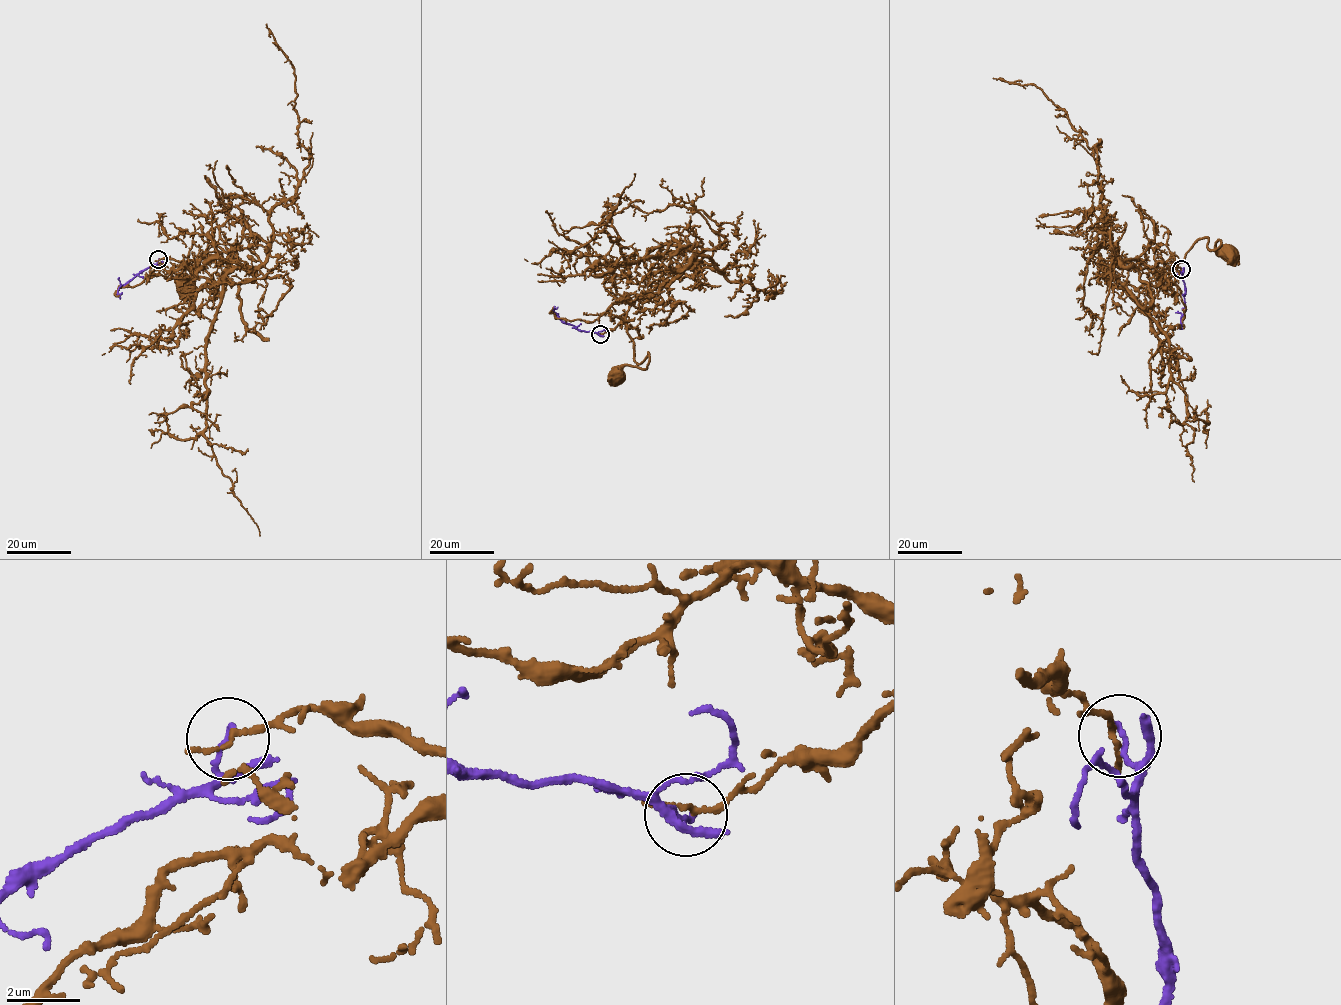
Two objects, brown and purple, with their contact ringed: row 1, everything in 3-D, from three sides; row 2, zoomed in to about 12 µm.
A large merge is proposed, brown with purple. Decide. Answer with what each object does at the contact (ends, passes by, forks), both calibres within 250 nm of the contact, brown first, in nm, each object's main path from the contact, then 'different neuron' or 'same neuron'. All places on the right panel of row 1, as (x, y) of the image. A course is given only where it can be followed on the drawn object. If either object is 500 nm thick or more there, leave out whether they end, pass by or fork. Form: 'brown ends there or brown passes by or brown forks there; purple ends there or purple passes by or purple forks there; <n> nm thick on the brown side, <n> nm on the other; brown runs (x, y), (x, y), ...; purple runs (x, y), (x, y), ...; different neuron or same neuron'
brown passes by; purple ends there; 130 nm thick on the brown side, 150 nm on the other; brown runs (1181, 269), (1172, 264), (1164, 284), (1158, 278), (1156, 270), (1174, 267), (1200, 238), (1231, 252); purple runs (1181, 269), (1185, 309), (1180, 329); different neuron

